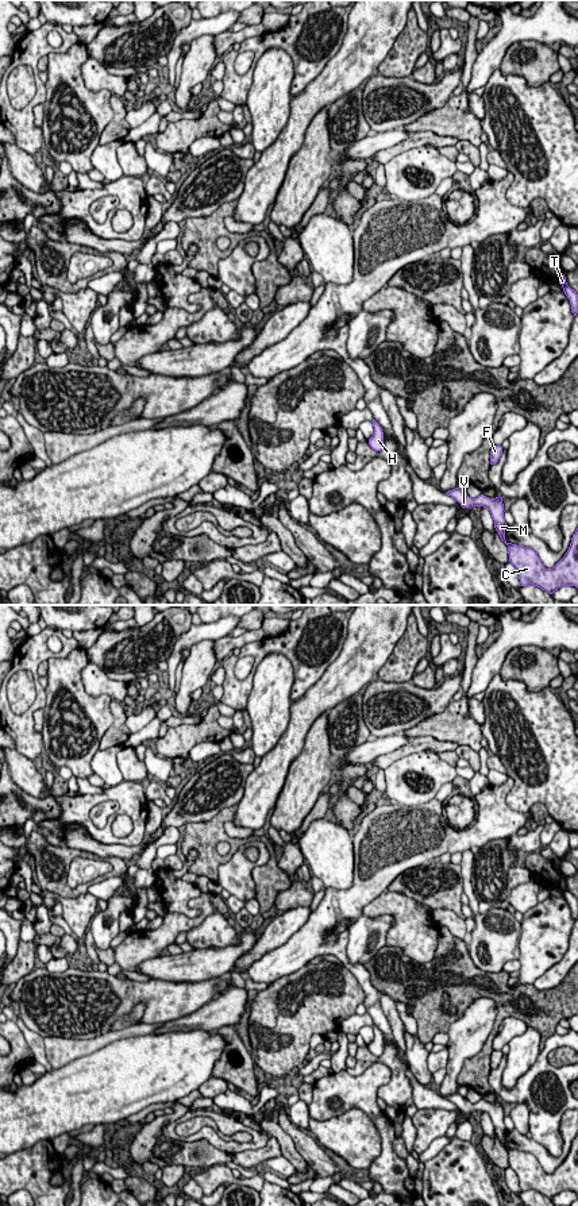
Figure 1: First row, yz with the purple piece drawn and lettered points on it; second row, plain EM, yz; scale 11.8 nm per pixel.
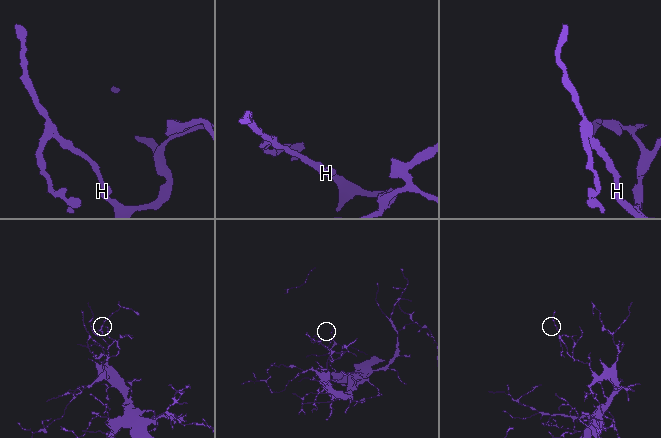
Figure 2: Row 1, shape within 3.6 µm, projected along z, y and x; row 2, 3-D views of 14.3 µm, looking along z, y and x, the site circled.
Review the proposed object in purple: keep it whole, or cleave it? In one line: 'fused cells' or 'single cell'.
single cell

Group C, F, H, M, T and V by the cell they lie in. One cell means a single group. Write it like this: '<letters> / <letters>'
C F H M T V

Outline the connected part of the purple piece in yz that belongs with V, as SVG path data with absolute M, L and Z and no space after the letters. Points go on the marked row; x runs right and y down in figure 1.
M459 488L448 490L446 494L455 498L462 508L483 506L490 510L494 528L508 546L509 562L516 567L521 586L533 585L550 594L562 586L578 587L578 528L564 556L552 569L546 569L532 548L505 540L506 523L502 497L489 498L481 494L477 498L471 498Z

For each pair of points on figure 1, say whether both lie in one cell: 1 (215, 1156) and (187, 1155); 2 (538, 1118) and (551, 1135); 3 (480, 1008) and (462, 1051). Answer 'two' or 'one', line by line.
1: one
2: one
3: one

